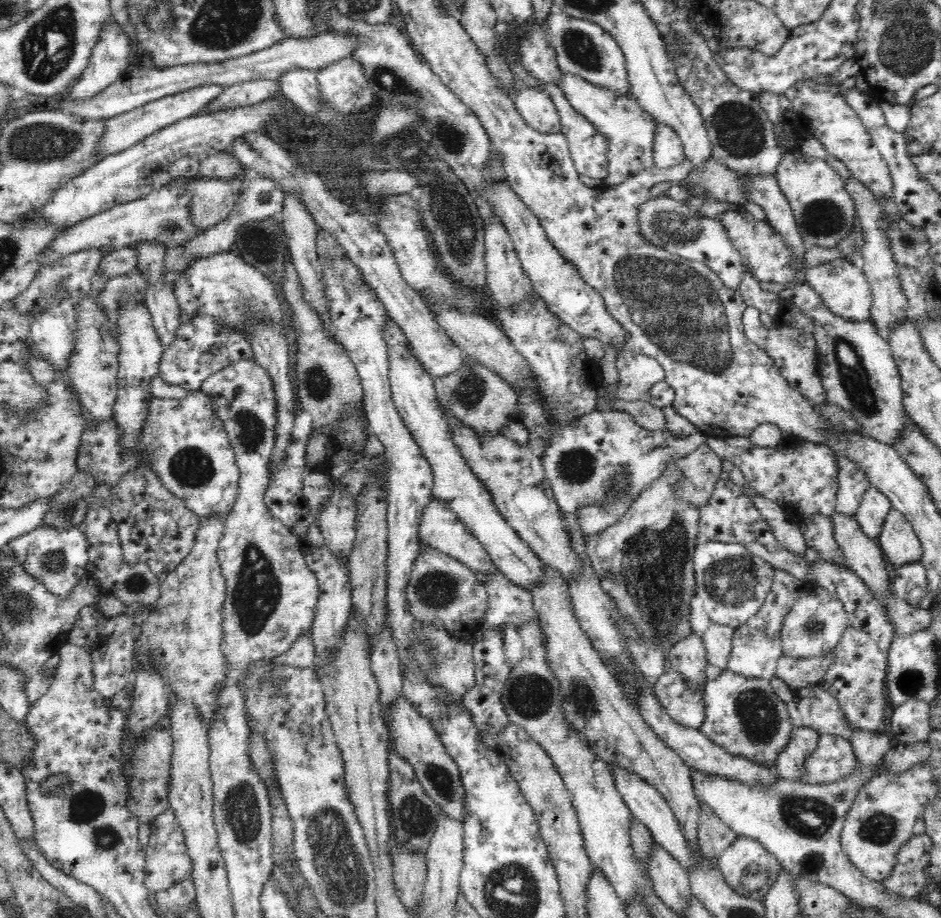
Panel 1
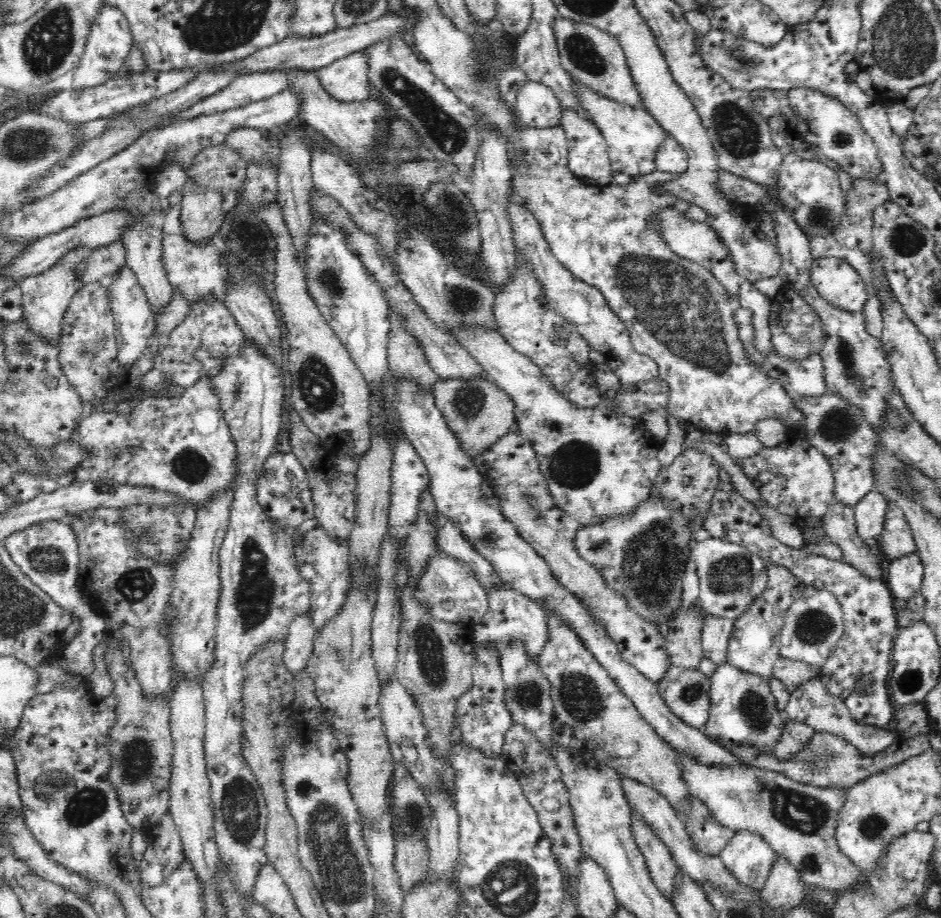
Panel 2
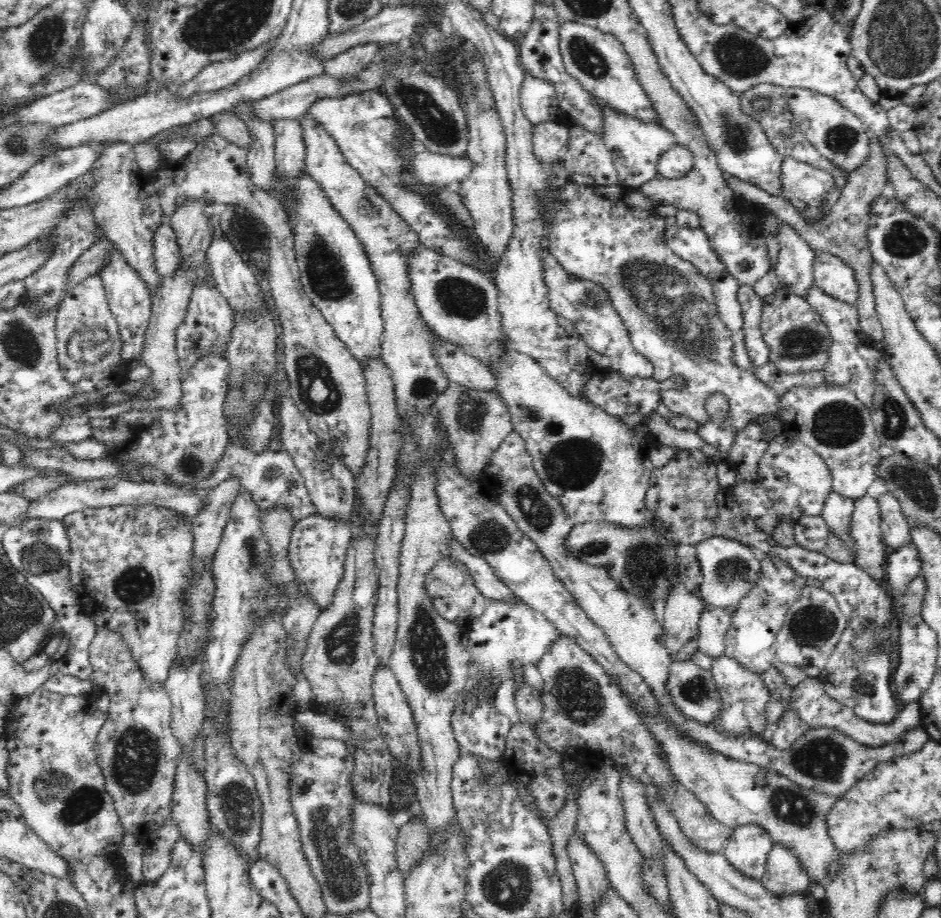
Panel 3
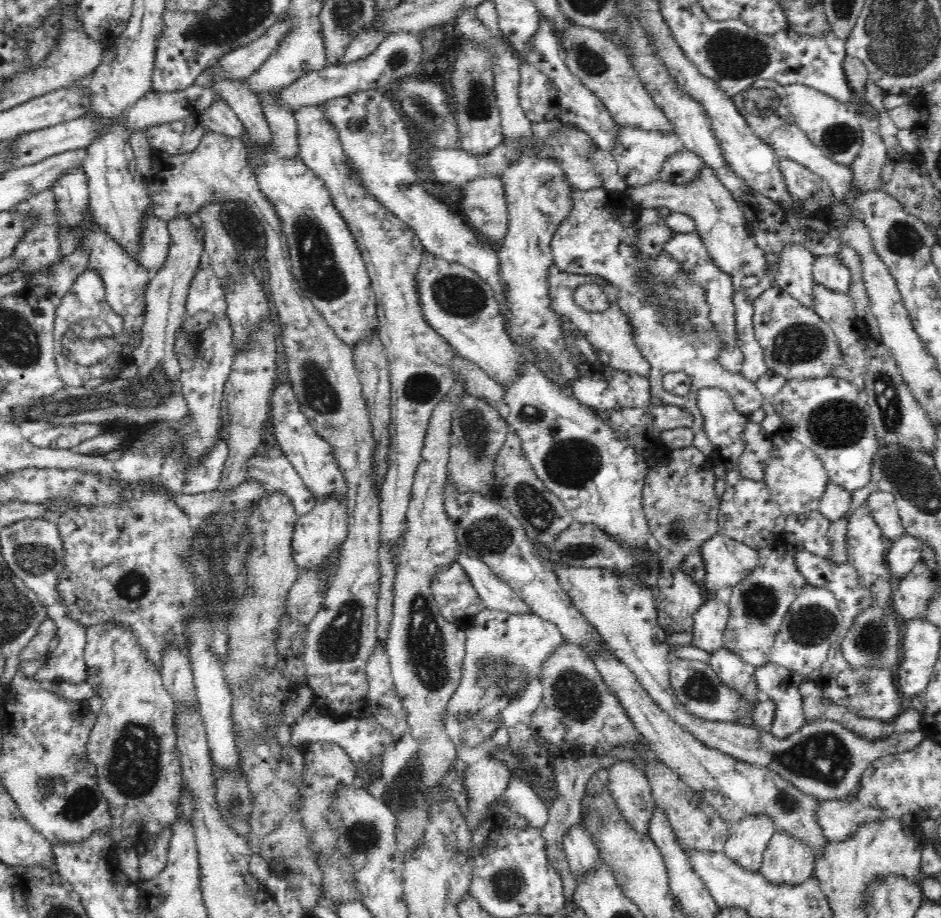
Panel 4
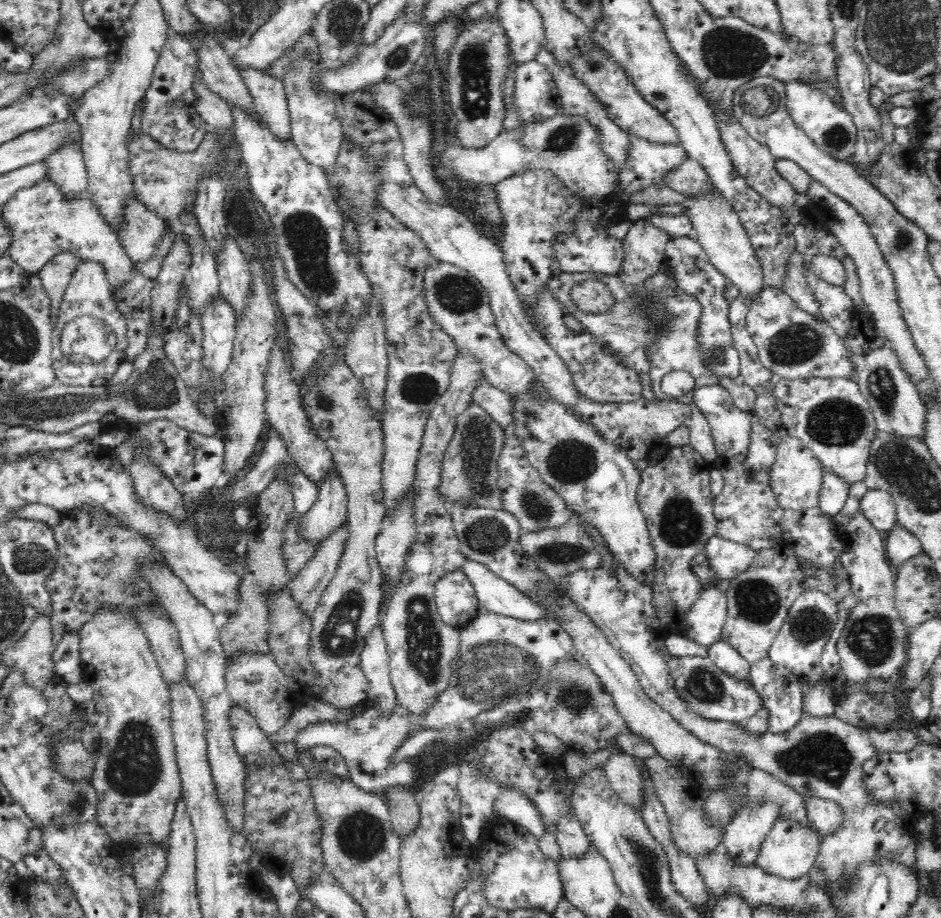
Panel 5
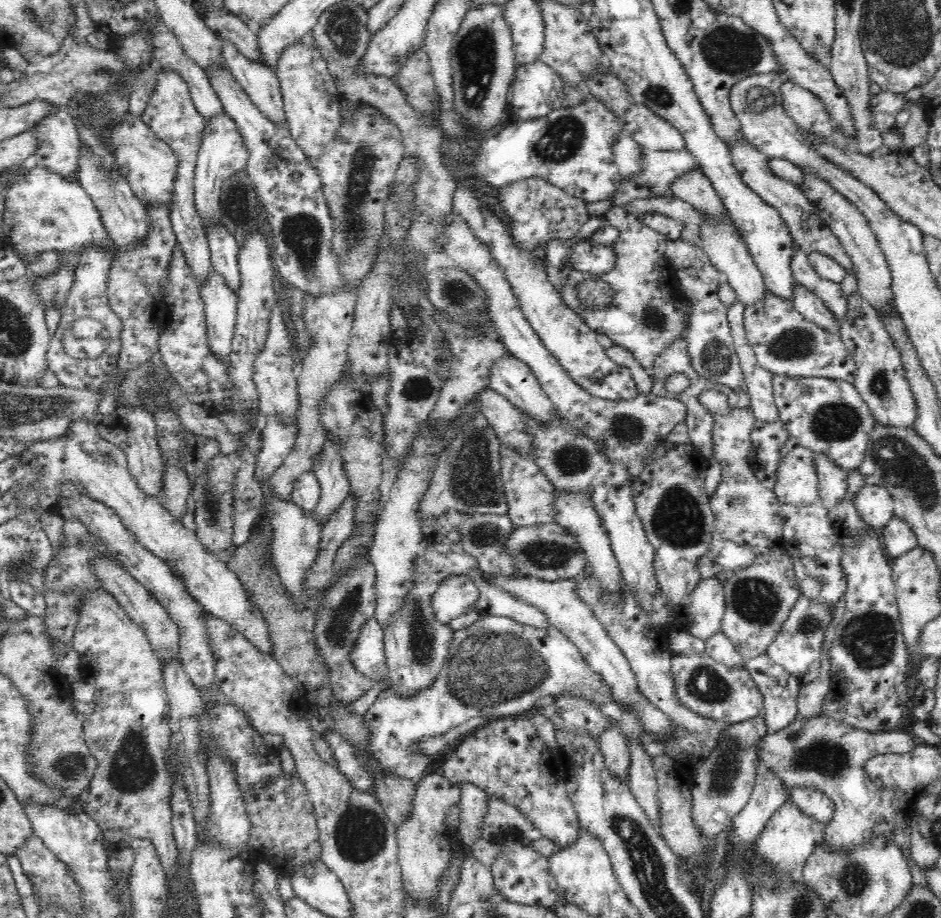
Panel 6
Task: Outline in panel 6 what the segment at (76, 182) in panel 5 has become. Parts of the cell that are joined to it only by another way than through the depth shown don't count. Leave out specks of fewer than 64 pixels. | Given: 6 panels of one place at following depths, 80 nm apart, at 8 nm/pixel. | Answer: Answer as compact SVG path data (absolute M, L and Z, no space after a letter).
M62 108L48 113L31 130L38 139L32 162L77 181L82 141L69 110Z

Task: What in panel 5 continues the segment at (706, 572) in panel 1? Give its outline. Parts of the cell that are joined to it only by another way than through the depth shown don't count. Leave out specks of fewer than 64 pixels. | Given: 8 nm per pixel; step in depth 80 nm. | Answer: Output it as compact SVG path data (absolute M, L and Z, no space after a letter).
M718 534L712 536L708 544L706 544L704 551L706 551L708 562L710 563L710 567L712 567L712 576L715 576L719 581L724 579L730 580L739 572L748 570L748 567L754 562L757 555L757 551L752 550L749 546L726 540Z

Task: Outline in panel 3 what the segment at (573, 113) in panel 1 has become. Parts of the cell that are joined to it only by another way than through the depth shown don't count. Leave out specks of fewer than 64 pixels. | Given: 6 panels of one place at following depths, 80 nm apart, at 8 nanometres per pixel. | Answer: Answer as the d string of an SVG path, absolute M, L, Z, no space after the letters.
M572 120L564 121L569 126L568 150L562 156L565 168L571 173L588 174L600 186L622 186L612 154L605 146L604 138L590 132Z

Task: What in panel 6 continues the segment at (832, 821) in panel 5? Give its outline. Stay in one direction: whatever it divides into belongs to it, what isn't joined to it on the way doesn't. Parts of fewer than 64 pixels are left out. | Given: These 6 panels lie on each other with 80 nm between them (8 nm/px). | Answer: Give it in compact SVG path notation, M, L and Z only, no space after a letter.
M794 787L789 791L791 801L797 804L804 813L827 825L833 819L835 804L824 792L814 787Z

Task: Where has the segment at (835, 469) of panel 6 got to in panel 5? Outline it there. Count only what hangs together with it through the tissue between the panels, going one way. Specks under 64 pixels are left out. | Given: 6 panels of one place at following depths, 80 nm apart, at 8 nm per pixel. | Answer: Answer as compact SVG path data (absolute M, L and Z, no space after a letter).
M823 468L819 507L824 513L834 517L844 508L849 495L849 486L838 474Z

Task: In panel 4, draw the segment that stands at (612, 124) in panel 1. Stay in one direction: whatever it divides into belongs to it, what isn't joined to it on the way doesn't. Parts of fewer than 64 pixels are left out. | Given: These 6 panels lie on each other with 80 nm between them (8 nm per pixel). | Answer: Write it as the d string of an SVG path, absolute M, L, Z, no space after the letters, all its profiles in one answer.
M620 127L617 144L612 152L618 166L618 173L629 188L639 188L646 184L656 182L664 164L678 152L683 150L683 143L680 136L674 132L672 135L664 135L660 132L646 132L630 127Z

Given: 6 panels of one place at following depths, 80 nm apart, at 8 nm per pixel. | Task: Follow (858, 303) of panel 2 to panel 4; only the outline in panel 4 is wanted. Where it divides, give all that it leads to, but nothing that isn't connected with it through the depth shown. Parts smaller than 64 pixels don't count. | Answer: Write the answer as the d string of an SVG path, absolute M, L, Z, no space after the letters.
M838 256L815 257L813 276L815 283L820 283L832 291L849 292L852 274Z

